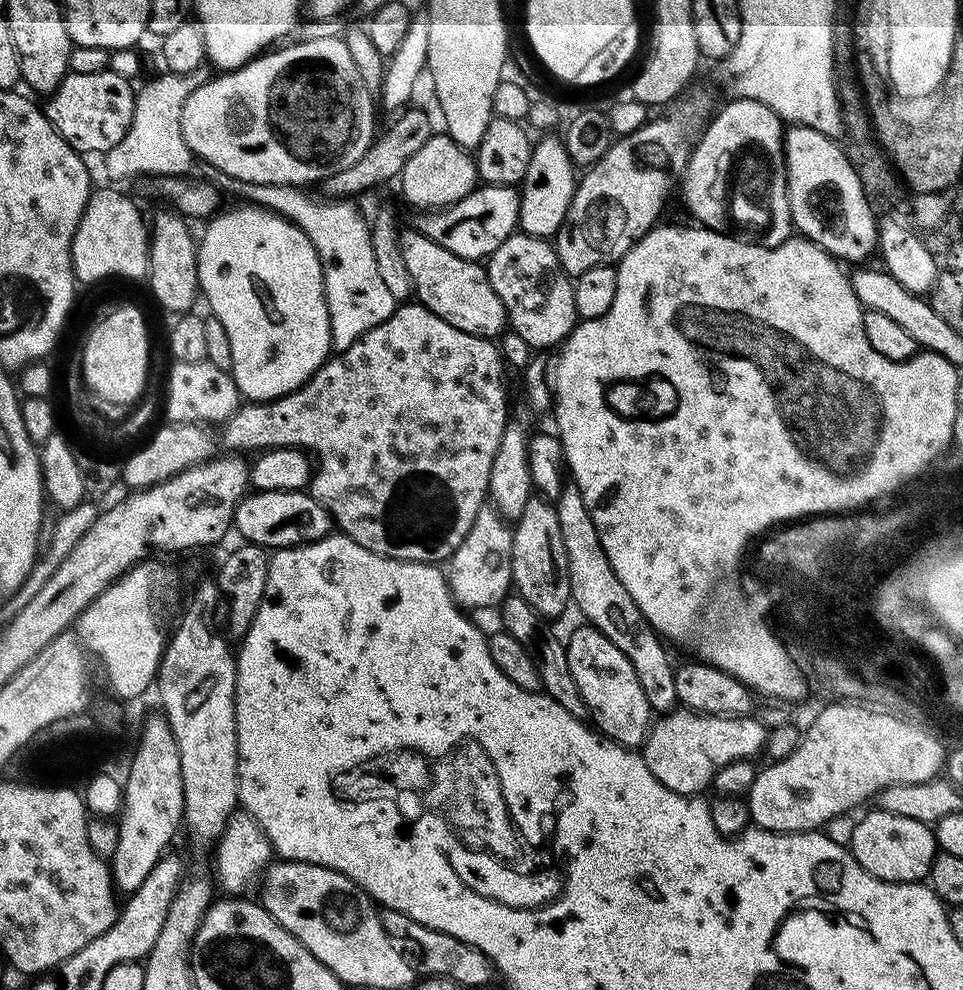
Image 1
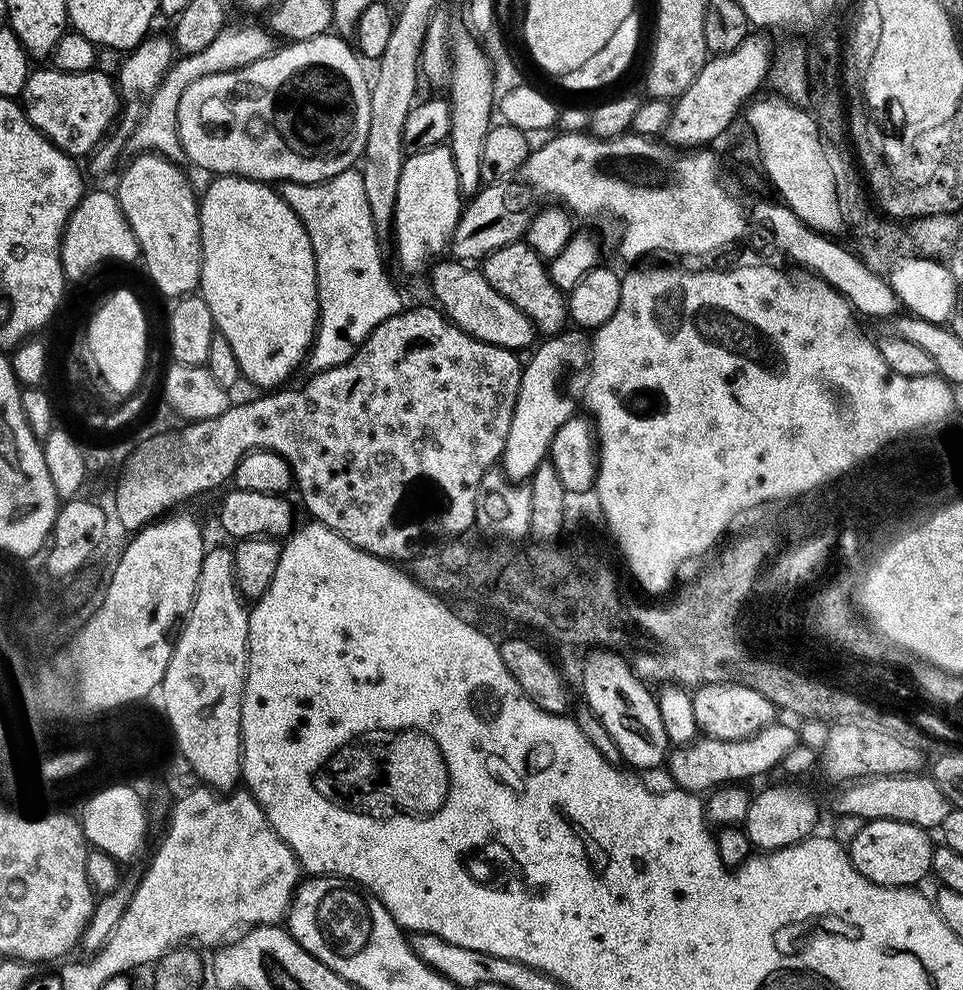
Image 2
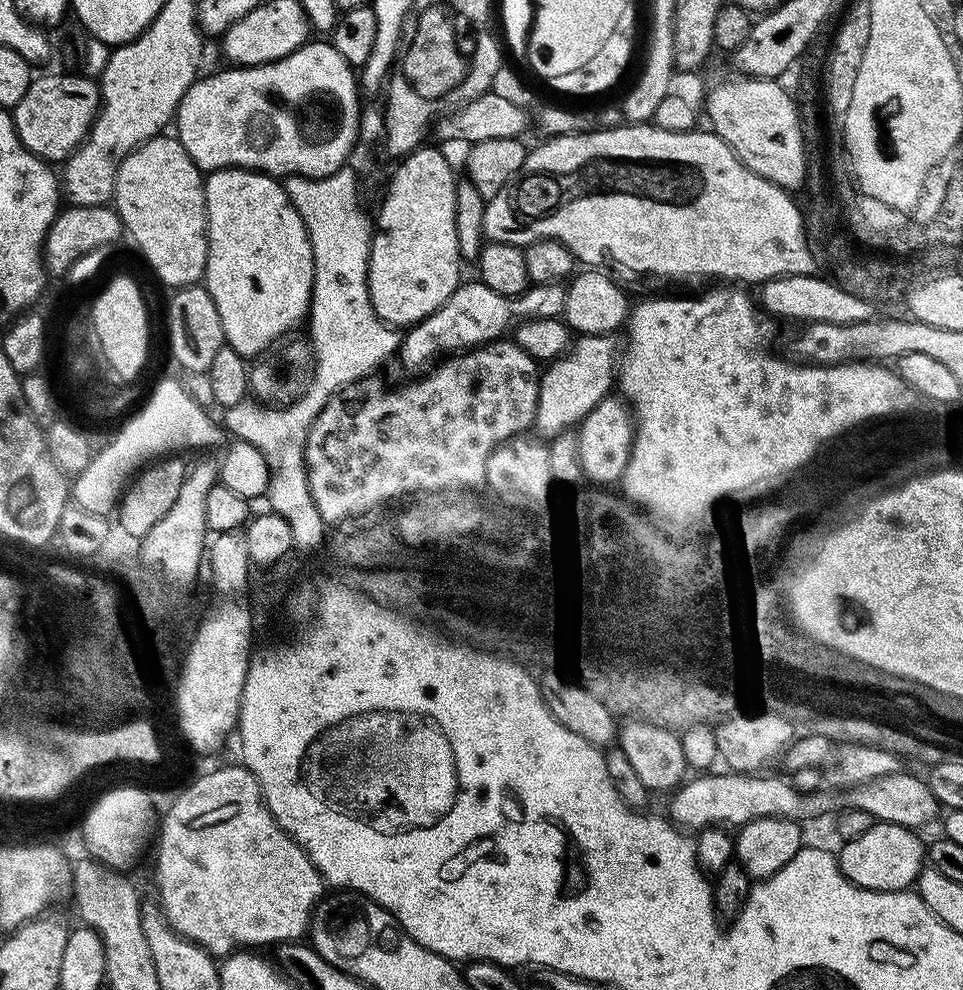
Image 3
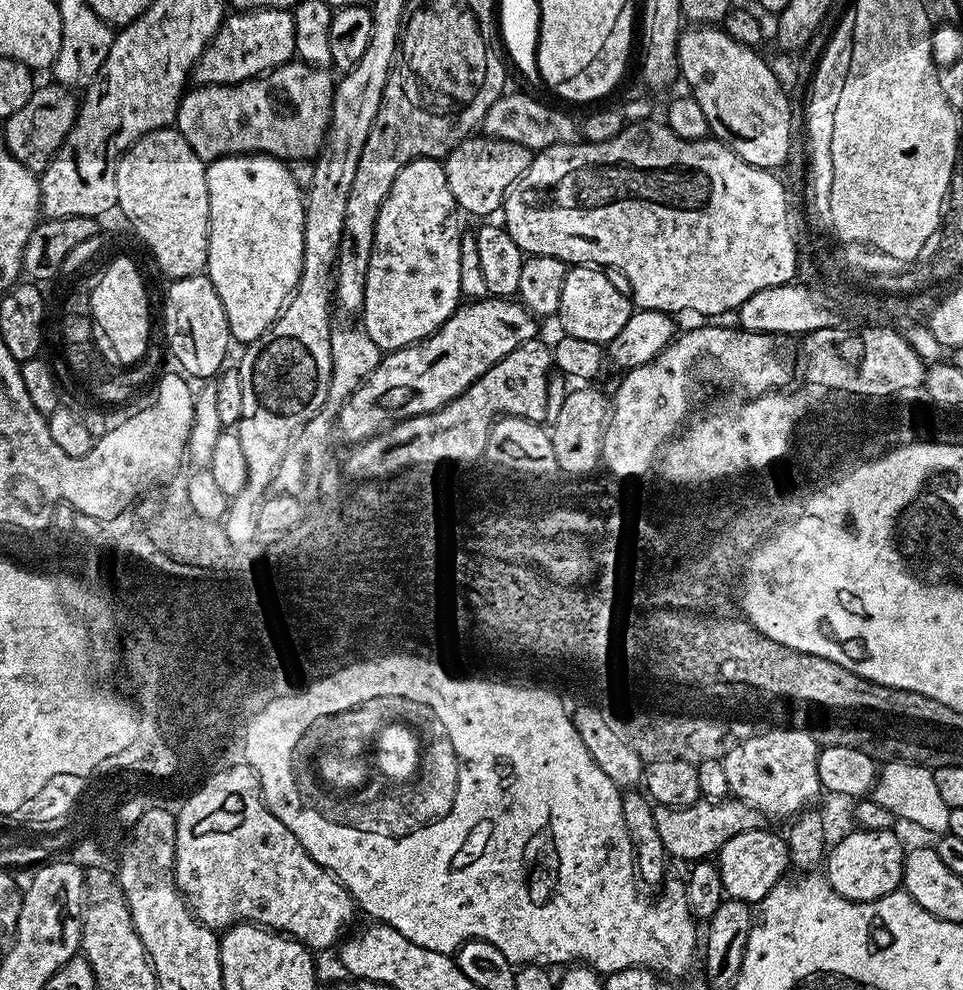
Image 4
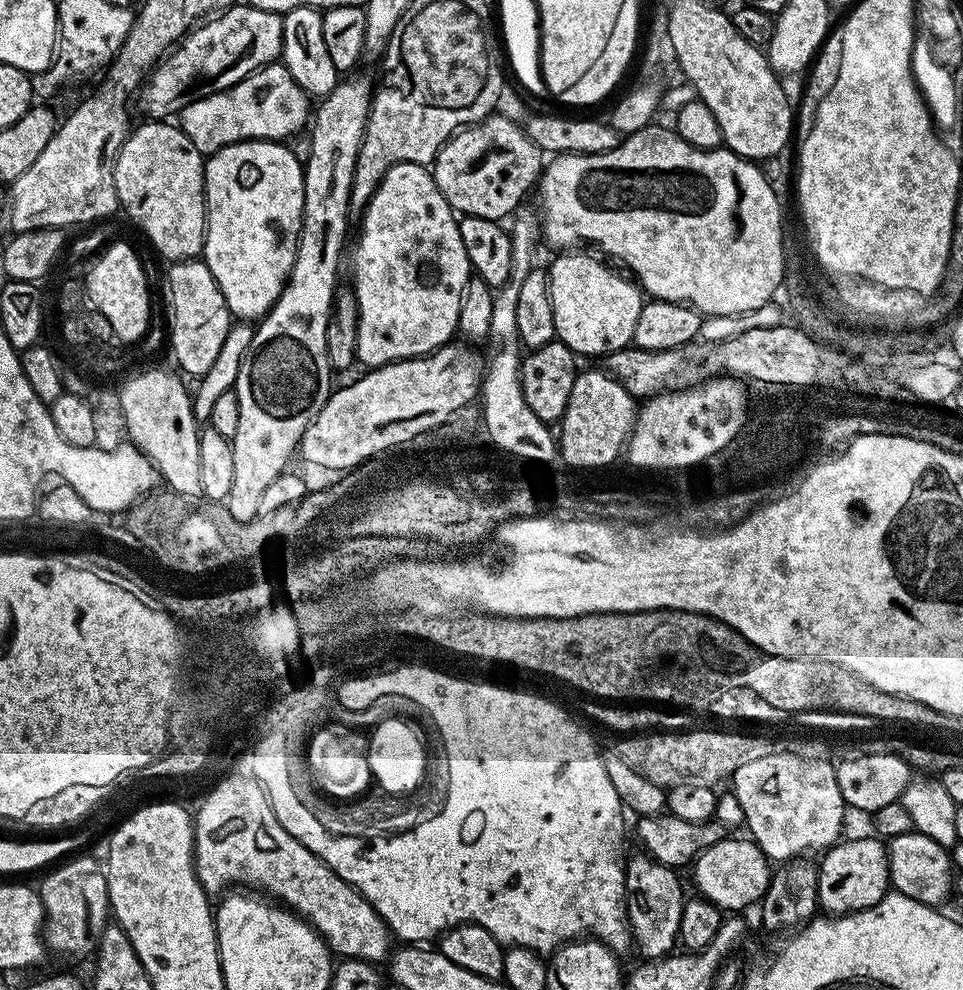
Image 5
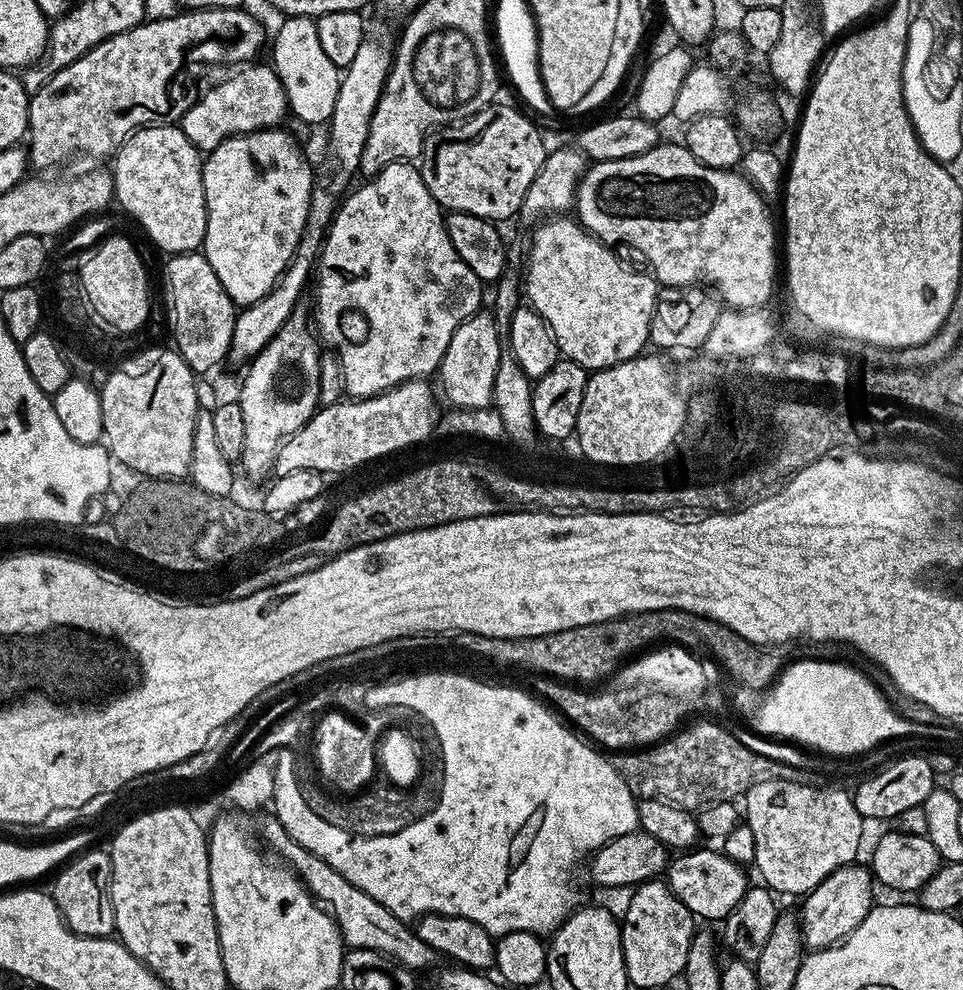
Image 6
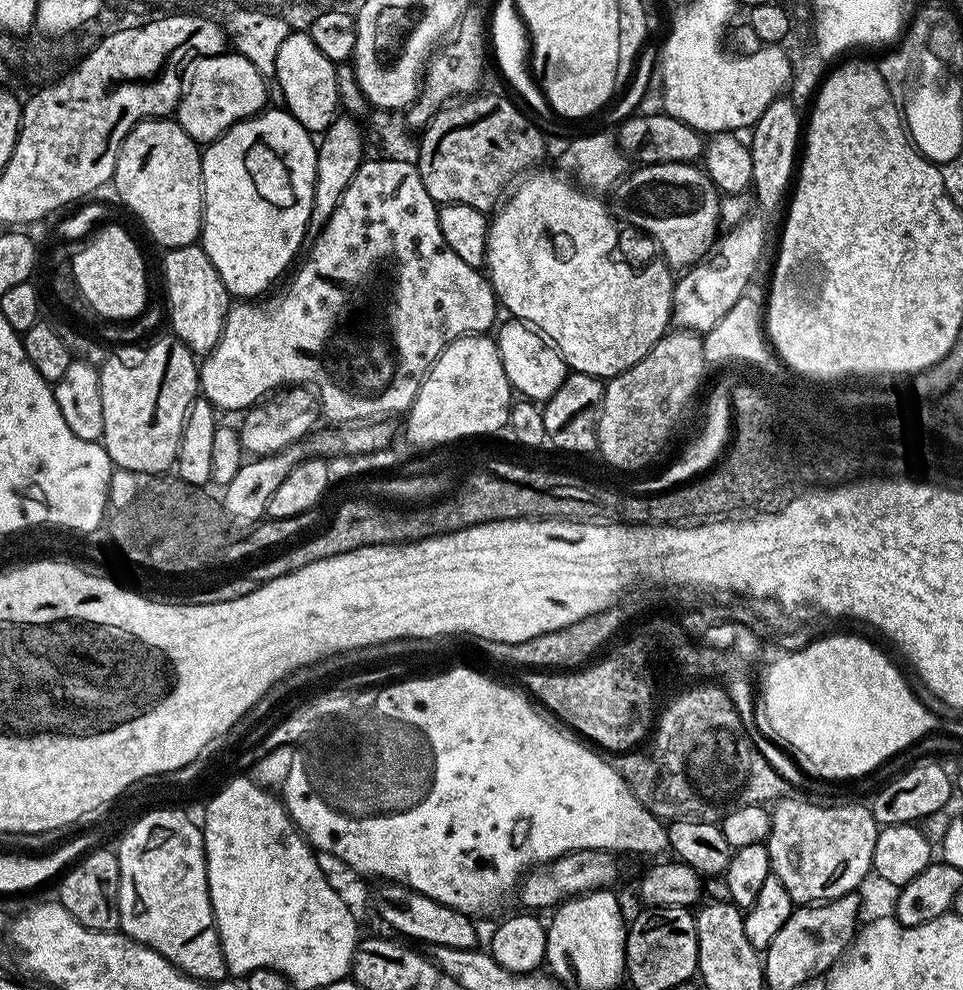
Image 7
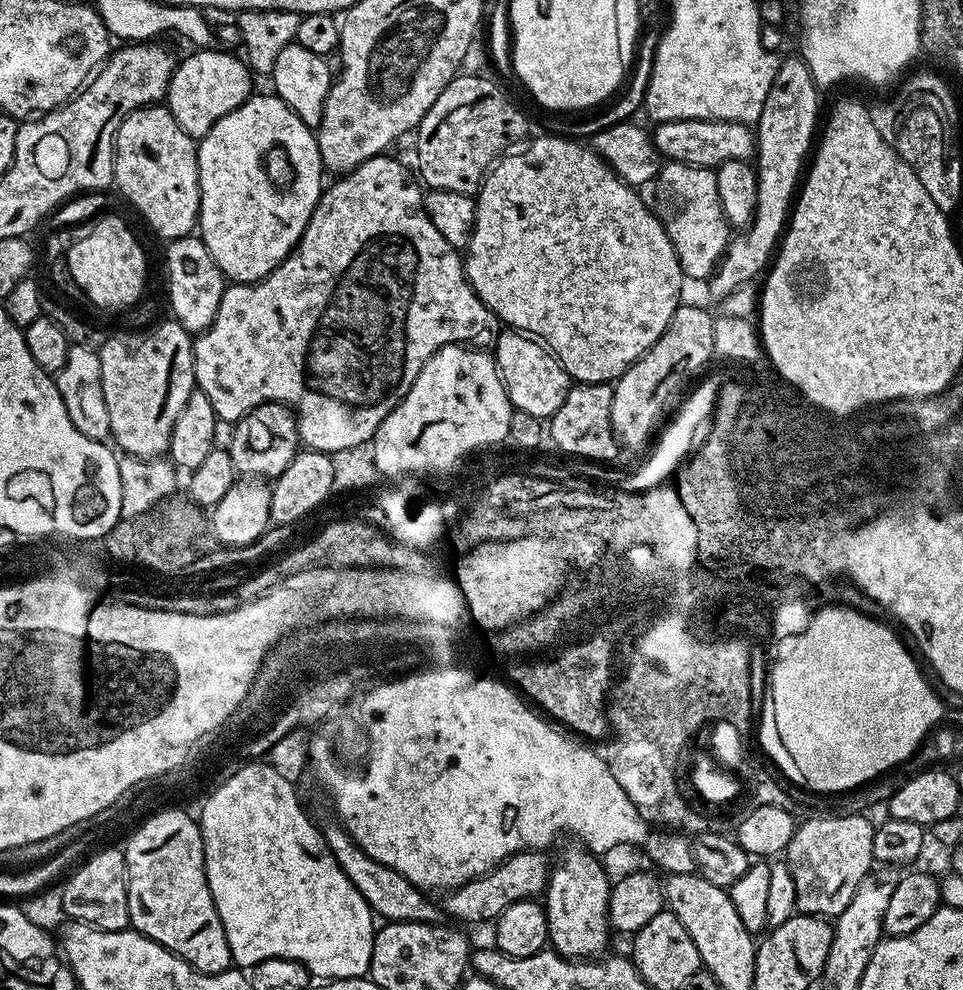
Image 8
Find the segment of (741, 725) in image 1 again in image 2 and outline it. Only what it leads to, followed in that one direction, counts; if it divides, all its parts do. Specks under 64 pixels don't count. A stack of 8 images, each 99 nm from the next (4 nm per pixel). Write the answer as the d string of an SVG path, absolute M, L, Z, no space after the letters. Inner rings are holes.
M773 722L745 740L713 740L711 738L697 738L690 744L676 746L669 751L666 769L672 775L677 789L693 794L708 794L713 790L727 785L729 782L747 782L751 776L760 776L771 768L779 769L792 747L798 743L797 729L791 728L783 722Z

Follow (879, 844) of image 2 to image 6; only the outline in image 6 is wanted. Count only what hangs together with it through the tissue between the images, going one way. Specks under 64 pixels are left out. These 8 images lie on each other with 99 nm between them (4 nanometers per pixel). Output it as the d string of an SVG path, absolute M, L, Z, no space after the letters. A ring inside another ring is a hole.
M853 862L834 870L834 874L830 874L813 892L803 897L804 916L802 914L799 921L803 943L812 950L839 944L860 925L862 918L866 918L866 914L874 906L872 888L874 889L874 877L865 865L864 868L860 865L860 862Z

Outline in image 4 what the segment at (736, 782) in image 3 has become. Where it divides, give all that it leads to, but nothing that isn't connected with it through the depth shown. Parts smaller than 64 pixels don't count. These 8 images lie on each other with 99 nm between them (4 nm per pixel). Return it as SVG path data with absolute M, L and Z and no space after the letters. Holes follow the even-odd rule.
M701 798L685 808L671 808L665 804L654 807L654 826L658 826L662 846L673 861L695 862L715 857L722 845L730 842L730 838L746 834L761 827L761 824L762 817L758 809L749 806L745 800L735 798Z

